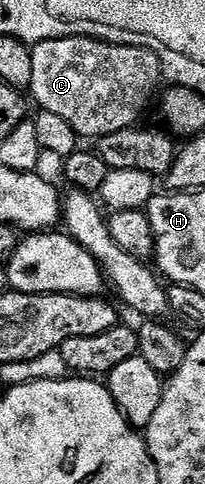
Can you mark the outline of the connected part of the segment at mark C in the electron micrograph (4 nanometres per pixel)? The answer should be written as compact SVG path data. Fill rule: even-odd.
M66 36L63 39L45 40L31 47L33 60L32 80L29 87L29 93L33 94L38 108L41 111L57 114L60 118L64 118L69 125L72 126L75 133L86 138L95 138L100 140L104 136L111 136L112 133L127 131L133 124L140 112L140 107L148 102L150 94L155 90L159 80L162 80L162 71L159 58L155 52L148 51L146 48L132 47L130 45L109 44L106 41L94 40L90 36Z

